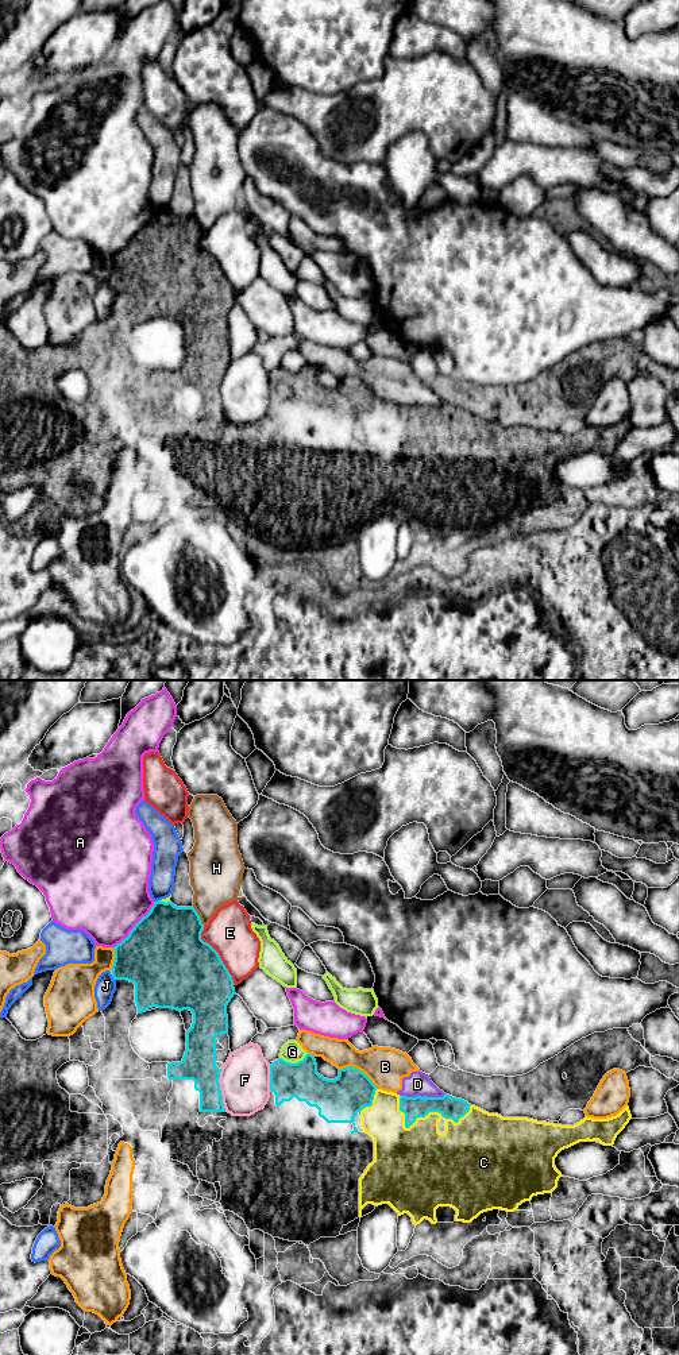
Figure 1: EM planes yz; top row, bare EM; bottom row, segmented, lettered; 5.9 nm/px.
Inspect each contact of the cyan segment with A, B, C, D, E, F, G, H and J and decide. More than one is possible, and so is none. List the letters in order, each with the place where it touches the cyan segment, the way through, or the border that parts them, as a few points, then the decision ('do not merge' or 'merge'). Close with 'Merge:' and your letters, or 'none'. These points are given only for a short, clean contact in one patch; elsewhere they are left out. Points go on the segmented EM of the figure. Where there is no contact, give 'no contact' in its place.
A: contact yz (134, 926); do not merge
B: contact yz (358, 1069); do not merge
C: contact yz (425, 1115); merge
D: contact yz (424, 1096); border yz (444, 1093), (442, 1096), (401, 1096); do not merge
E: contact yz (218, 954); do not merge
F: contact yz (220, 1091); do not merge
G: contact yz (294, 1064); do not merge
H: contact yz (199, 917); border yz (192, 906), (204, 926); do not merge
J: contact yz (112, 976); do not merge
Merge: C

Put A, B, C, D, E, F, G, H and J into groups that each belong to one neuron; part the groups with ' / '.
A / B D / C / E / F / G / H / J

